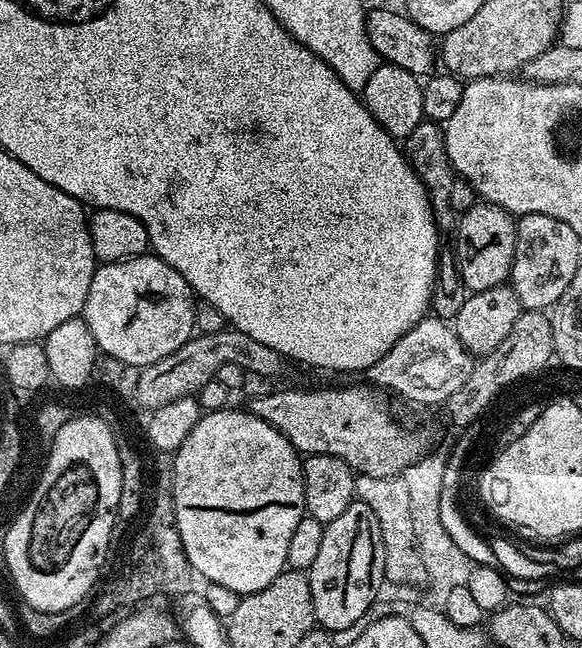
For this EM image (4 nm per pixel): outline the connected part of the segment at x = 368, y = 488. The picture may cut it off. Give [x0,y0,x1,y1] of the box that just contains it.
[356,475,423,582]

